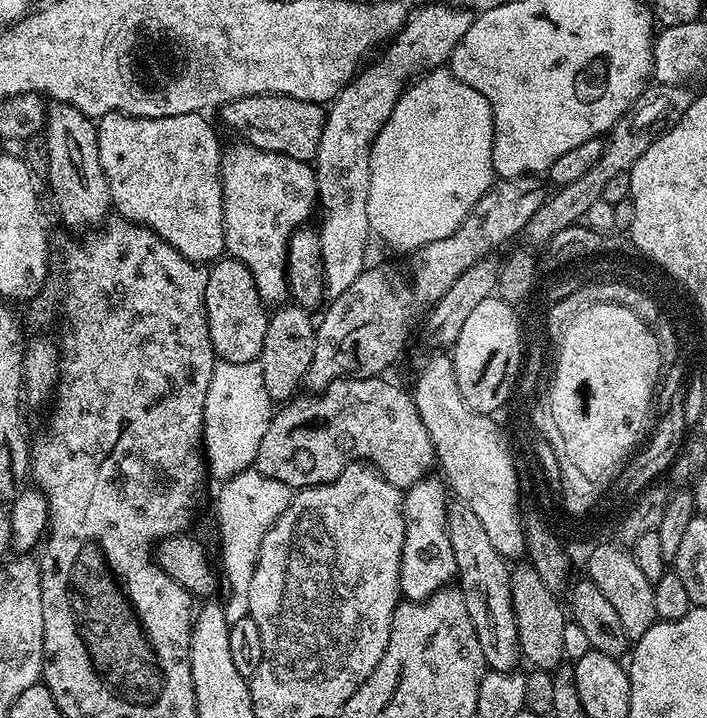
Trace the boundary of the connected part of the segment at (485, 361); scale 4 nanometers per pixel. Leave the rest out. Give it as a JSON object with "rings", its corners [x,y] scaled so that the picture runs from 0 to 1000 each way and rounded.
{"rings":[[[706,415],[679,419],[652,454],[652,464],[638,481],[639,518],[645,522],[648,543],[659,554],[665,571],[683,579],[696,579],[702,563],[713,554],[728,517],[731,497],[731,468],[738,464],[737,448],[727,429]]]}

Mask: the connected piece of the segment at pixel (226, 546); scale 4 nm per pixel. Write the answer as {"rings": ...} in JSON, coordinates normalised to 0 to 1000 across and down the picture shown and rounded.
{"rings":[[[361,655],[331,660],[331,666],[315,670],[310,680],[311,687],[306,691],[306,733],[311,738],[311,780],[317,784],[317,802],[328,818],[322,825],[322,836],[315,837],[320,866],[325,870],[352,858],[354,805],[359,805],[359,788],[371,749],[376,749],[376,738],[393,727],[399,710],[410,705],[416,682],[405,671],[376,666]]]}

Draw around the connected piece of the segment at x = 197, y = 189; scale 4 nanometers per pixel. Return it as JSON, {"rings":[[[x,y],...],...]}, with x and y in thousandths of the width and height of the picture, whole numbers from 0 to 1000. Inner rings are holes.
{"rings":[[[157,156],[140,163],[139,220],[150,242],[153,263],[158,272],[158,290],[174,305],[198,312],[223,326],[236,340],[246,343],[252,354],[284,370],[298,369],[318,355],[317,344],[317,266],[311,252],[314,199],[303,180],[294,174],[293,160],[270,156],[246,159],[235,164],[180,162]]]}

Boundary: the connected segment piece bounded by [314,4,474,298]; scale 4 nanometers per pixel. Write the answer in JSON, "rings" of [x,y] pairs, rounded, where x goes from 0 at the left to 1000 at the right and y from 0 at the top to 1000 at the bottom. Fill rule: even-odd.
{"rings":[[[600,6],[590,17],[587,13],[579,21],[577,32],[542,68],[543,79],[494,111],[475,138],[463,146],[455,192],[444,219],[460,414],[484,409],[484,404],[491,404],[518,372],[515,350],[521,345],[523,330],[518,281],[523,265],[526,195],[552,164],[574,118],[614,95],[629,93],[638,85],[642,64],[653,58],[653,47],[665,42],[669,26],[663,13],[632,11],[628,6]]]}

